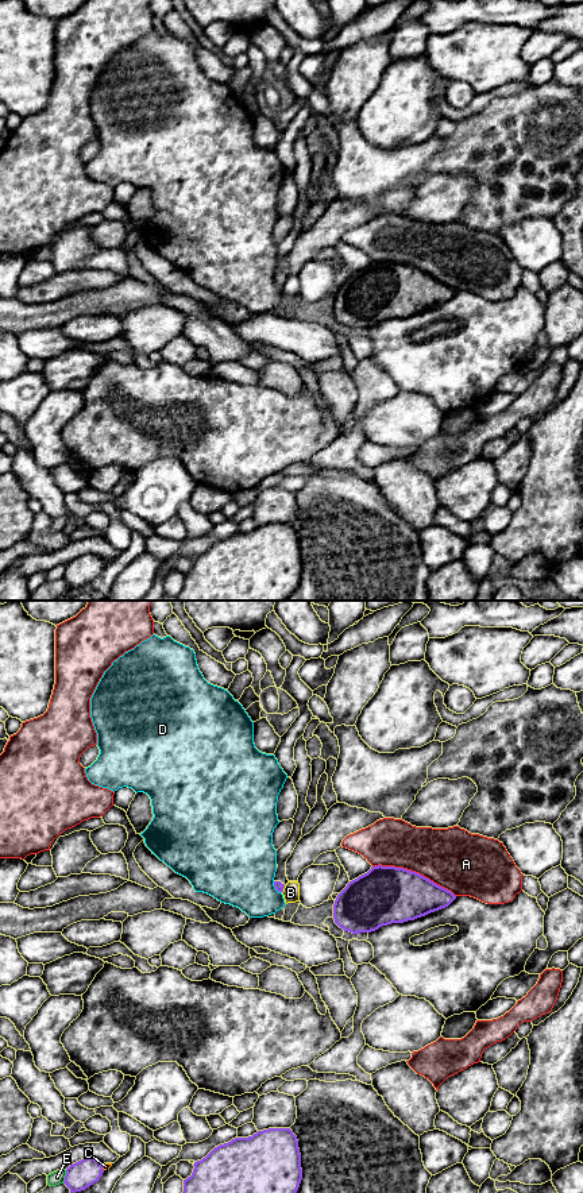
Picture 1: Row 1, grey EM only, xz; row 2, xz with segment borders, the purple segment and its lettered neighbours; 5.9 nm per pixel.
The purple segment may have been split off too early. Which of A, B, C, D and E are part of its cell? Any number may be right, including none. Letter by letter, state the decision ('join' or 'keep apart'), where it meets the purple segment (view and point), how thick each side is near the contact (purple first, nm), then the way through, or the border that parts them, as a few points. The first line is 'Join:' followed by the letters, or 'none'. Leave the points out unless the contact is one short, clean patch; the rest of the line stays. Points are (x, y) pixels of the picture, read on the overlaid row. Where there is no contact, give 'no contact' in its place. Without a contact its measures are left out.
Join: none
A: keep apart; contact xz (414, 872); calibres 340 and 360 nm
B: keep apart; contact xz (282, 890); calibres 50 and 100 nm
C: keep apart; contact xz (101, 1166); calibres 160 and 40 nm
D: keep apart; contact xz (275, 888); calibres 50 and 440 nm; border xz (273, 881), (273, 885), (281, 892)
E: keep apart; contact xz (65, 1177); calibres 160 and 80 nm

